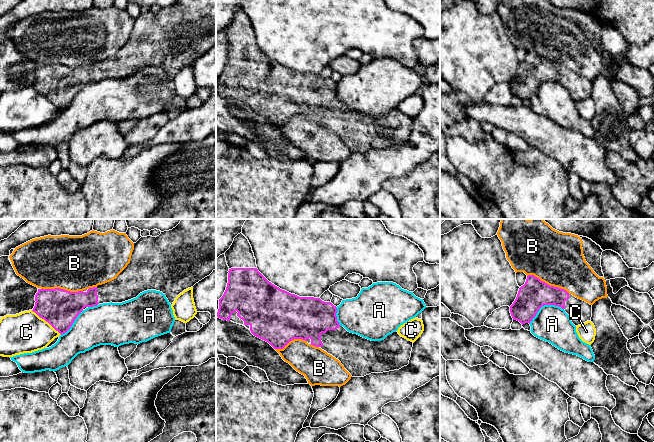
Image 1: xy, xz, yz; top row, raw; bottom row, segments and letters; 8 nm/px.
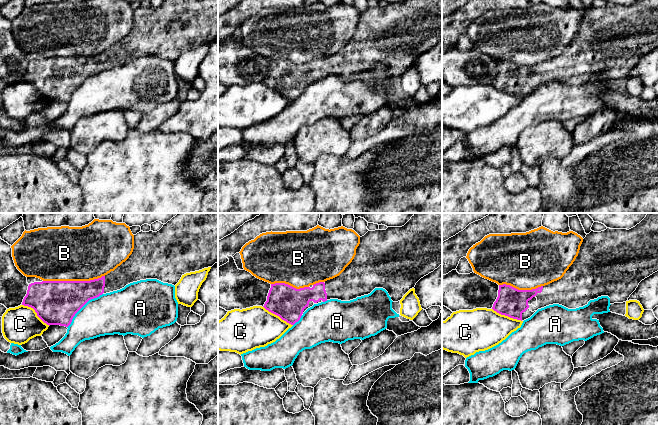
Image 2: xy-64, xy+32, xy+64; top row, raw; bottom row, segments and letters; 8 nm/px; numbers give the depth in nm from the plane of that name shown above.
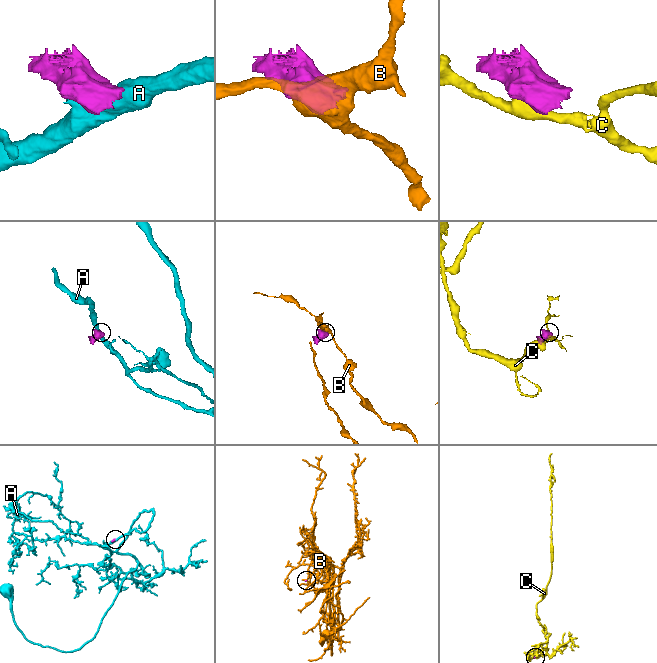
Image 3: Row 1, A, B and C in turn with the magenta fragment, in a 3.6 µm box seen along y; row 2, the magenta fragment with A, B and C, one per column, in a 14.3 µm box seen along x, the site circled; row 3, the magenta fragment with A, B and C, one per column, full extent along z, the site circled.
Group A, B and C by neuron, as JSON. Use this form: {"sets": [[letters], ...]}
{"sets": [["A"], ["B"], ["C"]]}

